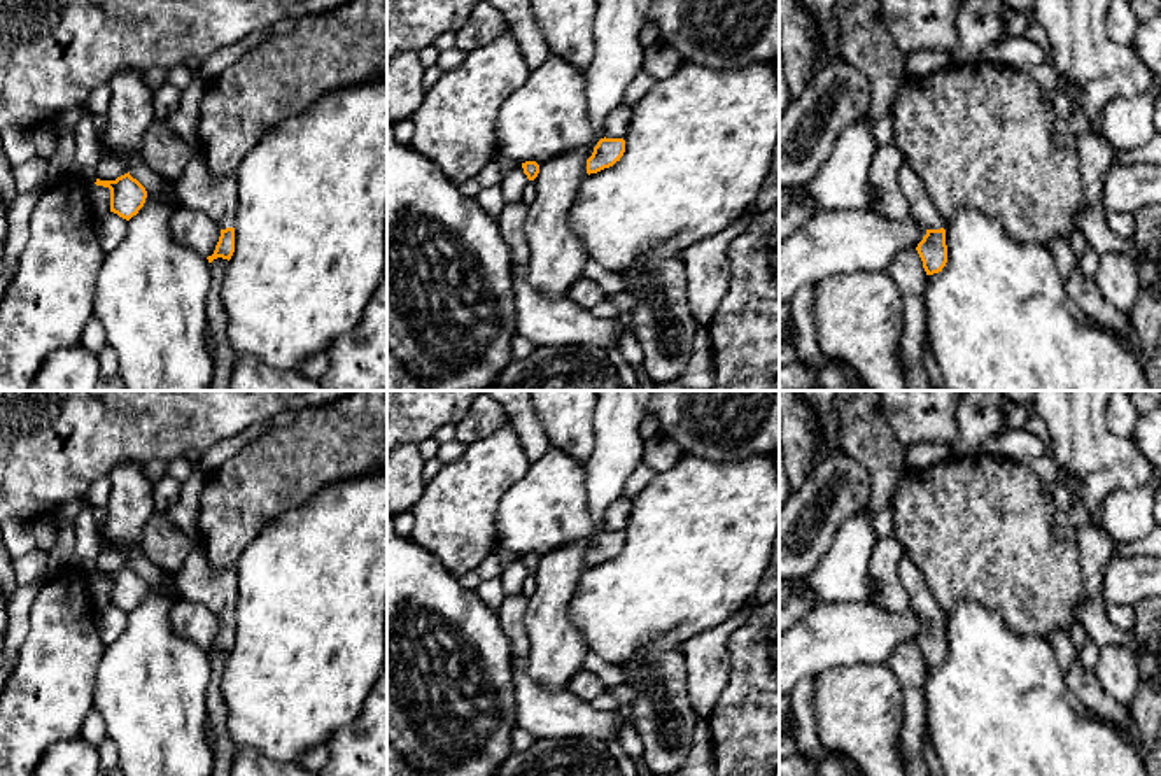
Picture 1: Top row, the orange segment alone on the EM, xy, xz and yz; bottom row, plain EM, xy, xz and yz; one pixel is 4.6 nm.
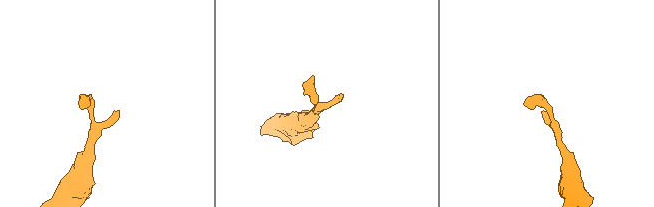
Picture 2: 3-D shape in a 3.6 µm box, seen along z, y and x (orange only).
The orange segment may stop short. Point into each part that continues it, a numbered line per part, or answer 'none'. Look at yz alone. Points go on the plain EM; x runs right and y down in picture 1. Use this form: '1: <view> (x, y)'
1: yz (909, 575)

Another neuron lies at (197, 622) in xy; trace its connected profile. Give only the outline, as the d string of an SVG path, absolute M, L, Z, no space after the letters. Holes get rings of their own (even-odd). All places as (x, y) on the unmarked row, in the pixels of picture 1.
M187 599L173 606L170 620L179 636L187 638L205 652L214 646L221 629L221 620L210 608Z

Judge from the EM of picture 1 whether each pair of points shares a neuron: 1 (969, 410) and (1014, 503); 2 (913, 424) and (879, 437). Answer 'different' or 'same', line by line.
1: different
2: different

